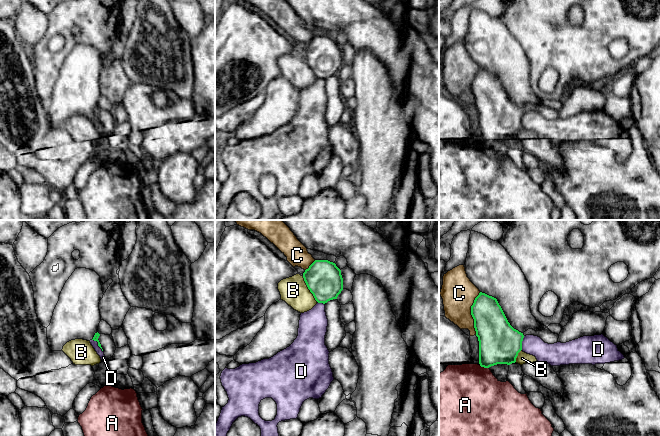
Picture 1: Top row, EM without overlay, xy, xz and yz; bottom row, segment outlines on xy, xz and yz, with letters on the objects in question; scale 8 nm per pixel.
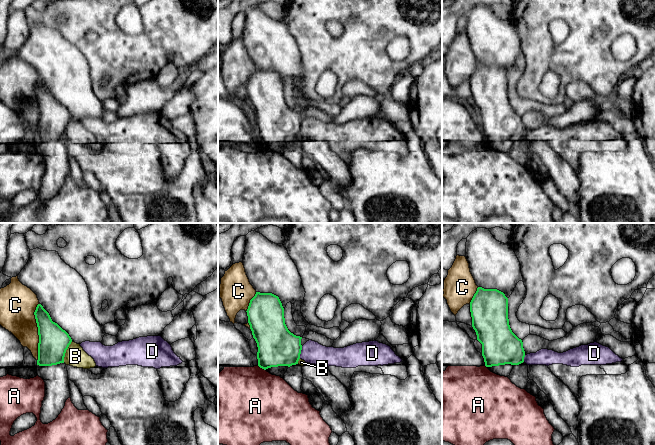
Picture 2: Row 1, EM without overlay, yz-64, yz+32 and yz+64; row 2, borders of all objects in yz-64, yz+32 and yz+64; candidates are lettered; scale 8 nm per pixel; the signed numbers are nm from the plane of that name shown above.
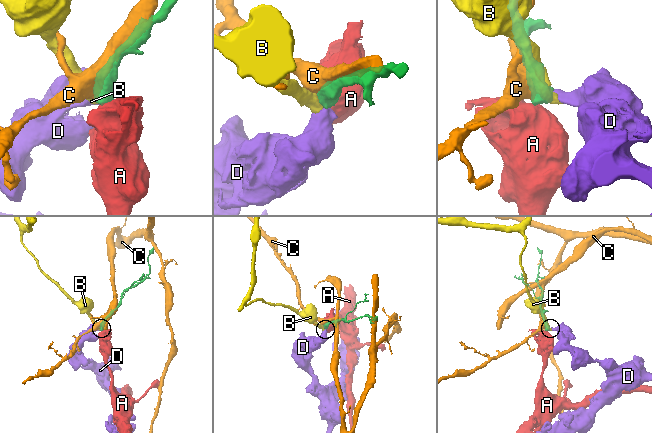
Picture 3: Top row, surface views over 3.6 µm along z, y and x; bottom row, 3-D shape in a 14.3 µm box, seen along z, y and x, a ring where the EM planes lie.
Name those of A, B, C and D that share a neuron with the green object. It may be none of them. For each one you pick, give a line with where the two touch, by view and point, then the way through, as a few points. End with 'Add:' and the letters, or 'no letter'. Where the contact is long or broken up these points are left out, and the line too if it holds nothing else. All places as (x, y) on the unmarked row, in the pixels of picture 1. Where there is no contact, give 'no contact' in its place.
Add: no letter

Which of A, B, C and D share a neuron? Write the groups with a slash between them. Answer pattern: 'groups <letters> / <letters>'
groups A / B / C / D

